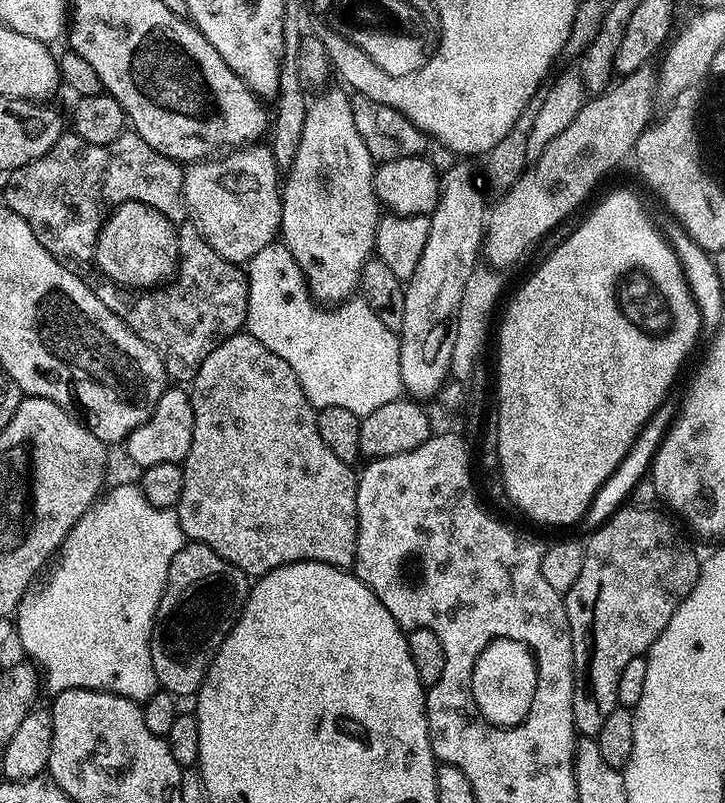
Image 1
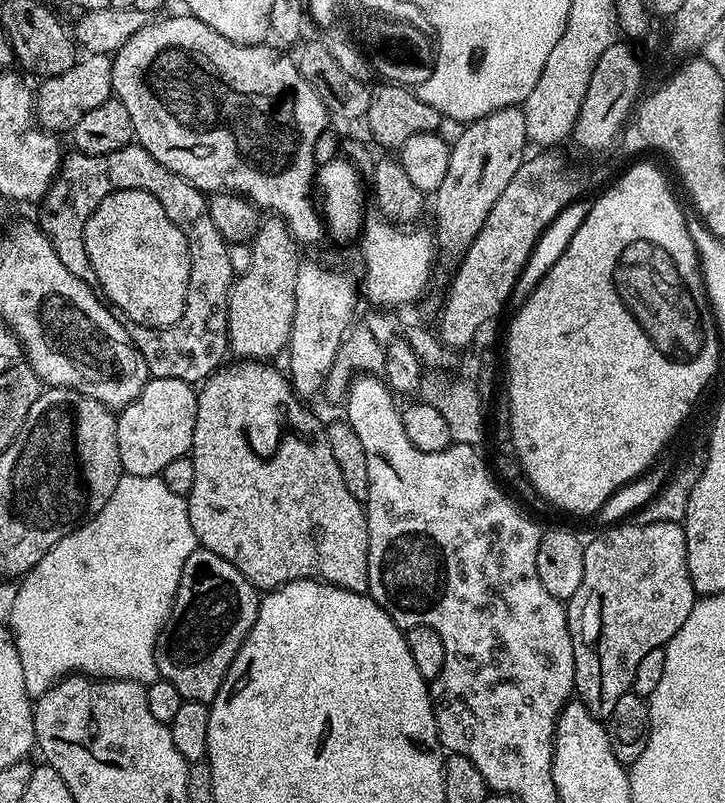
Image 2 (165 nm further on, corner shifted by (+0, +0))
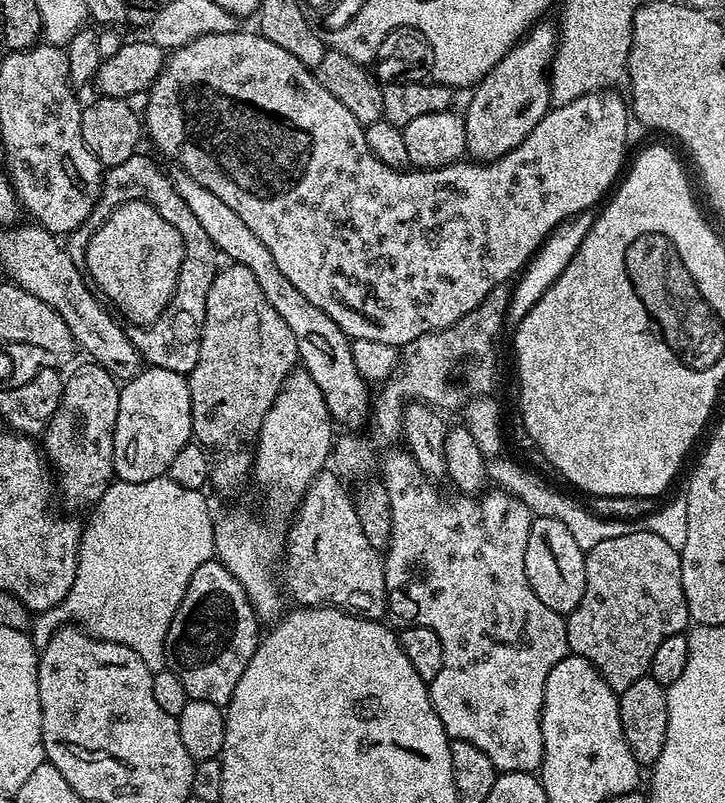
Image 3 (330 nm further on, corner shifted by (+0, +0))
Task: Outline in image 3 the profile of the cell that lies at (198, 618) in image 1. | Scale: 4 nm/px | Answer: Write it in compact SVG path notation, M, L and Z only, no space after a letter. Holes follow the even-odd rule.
M213 558L198 566L198 570L184 588L184 597L174 618L168 623L167 667L174 674L178 674L178 678L182 678L182 686L186 686L189 700L214 702L226 706L250 658L254 658L254 650L259 646L261 639L262 624L256 619L256 611L252 609L246 590L242 590L238 578L234 578L234 574L230 574L230 570L226 570L224 564Z

